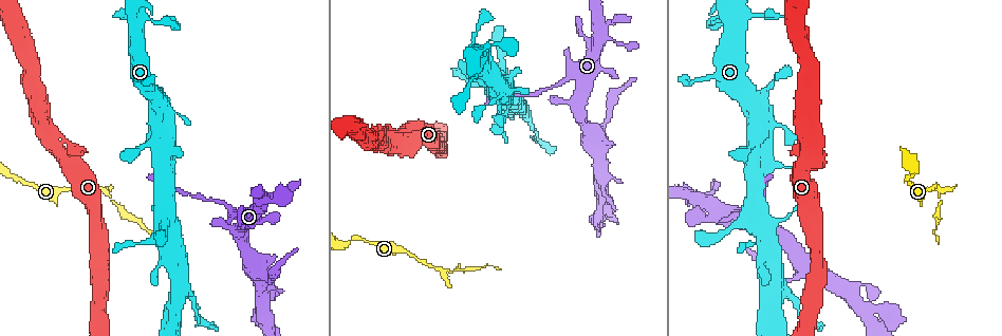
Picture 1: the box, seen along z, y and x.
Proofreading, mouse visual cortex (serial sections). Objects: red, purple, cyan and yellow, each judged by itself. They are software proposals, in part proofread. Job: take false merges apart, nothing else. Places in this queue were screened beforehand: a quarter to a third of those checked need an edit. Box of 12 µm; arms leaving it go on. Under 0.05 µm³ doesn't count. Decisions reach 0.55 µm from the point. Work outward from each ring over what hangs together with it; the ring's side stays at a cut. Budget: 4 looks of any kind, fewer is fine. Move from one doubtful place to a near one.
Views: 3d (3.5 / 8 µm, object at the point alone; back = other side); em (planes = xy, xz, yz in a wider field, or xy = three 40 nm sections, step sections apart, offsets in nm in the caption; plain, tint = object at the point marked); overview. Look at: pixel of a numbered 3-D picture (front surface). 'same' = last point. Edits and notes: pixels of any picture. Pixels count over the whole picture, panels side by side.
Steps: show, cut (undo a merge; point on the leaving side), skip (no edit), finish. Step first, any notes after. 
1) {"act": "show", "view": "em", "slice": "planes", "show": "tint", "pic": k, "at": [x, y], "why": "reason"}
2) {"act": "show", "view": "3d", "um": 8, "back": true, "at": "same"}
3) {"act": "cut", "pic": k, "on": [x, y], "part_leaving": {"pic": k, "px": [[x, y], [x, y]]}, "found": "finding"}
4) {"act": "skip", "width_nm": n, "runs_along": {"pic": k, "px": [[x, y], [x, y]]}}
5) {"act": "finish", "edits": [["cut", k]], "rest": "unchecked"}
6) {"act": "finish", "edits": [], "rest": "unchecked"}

{"act": "show", "view": "3d", "um": 3.5, "back": true, "pic": 1, "at": [564, 80], "why": "sudden change in width"}

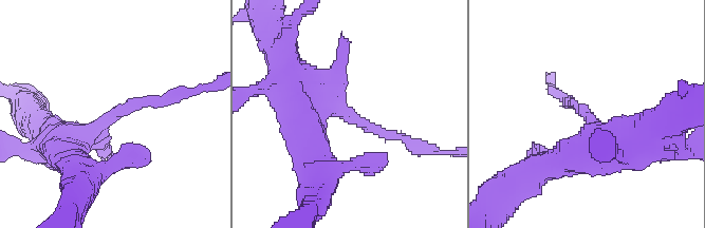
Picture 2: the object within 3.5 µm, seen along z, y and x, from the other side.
{"act": "show", "view": "em", "slice": "xy", "step": 3, "show": "tint", "pic": 2, "at": [116, 110], "why": "now the EM"}

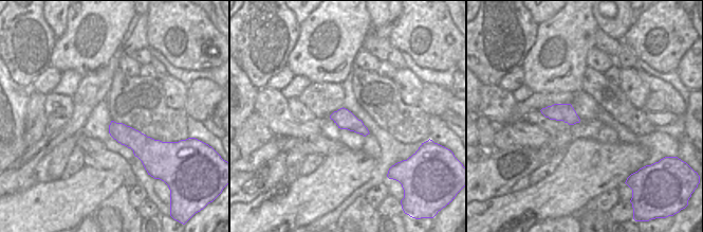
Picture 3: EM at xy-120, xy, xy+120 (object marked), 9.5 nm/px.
{"act": "cut", "pic": 2, "on": [163, 99], "width_nm": 180, "part_leaving": {"pic": 2, "px": [[130, 108], [215, 84]]}, "found": "a second cell is stuck on"}

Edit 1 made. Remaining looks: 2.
{"act": "show", "view": "3d", "um": 3.5, "back": true, "pic": 1, "at": [185, 291], "why": "thin arm on a thick one"}

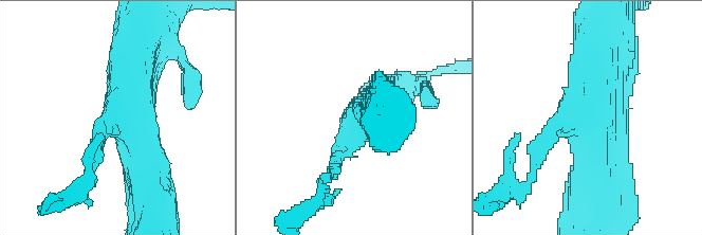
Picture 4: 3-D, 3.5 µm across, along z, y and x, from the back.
{"act": "show", "view": "em", "slice": "xy", "step": 5, "show": "tint", "pic": 4, "at": [572, 115]}

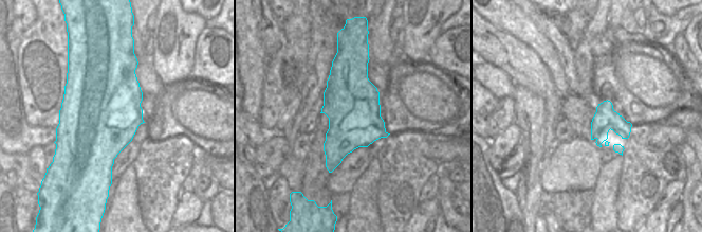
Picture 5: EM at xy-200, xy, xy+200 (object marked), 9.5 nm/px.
{"act": "cut", "pic": 4, "on": [93, 146], "part_leaving": {"pic": 4, "px": [[97, 132], [84, 195], [65, 201]]}, "found": "two cells meet here"}

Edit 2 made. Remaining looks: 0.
{"act": "finish", "edits": [["cut", 2], ["cut", 4]], "rest": "unchecked"}

